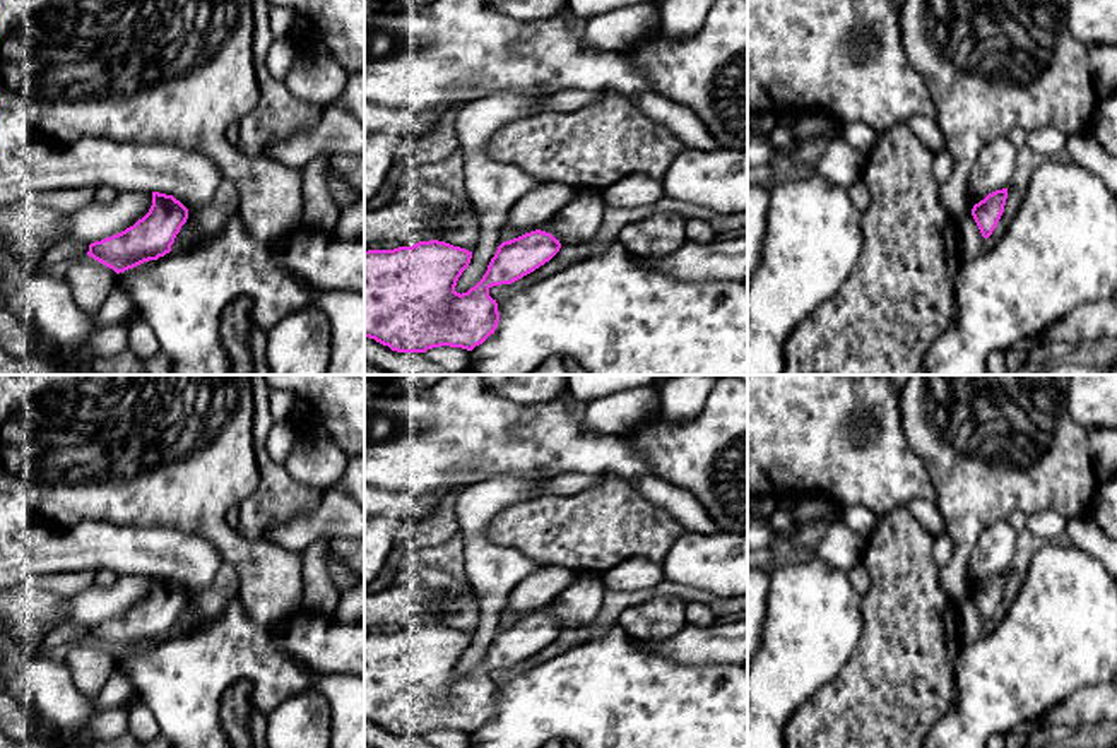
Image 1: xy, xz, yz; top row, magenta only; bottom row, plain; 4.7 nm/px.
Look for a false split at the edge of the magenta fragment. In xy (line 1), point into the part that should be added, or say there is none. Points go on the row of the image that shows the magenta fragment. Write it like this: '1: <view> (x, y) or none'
1: none

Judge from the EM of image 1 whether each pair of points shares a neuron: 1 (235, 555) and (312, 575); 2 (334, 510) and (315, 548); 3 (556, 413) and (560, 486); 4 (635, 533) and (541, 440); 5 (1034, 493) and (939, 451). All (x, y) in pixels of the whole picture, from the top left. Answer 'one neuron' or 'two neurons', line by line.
1: two neurons
2: two neurons
3: two neurons
4: two neurons
5: one neuron

